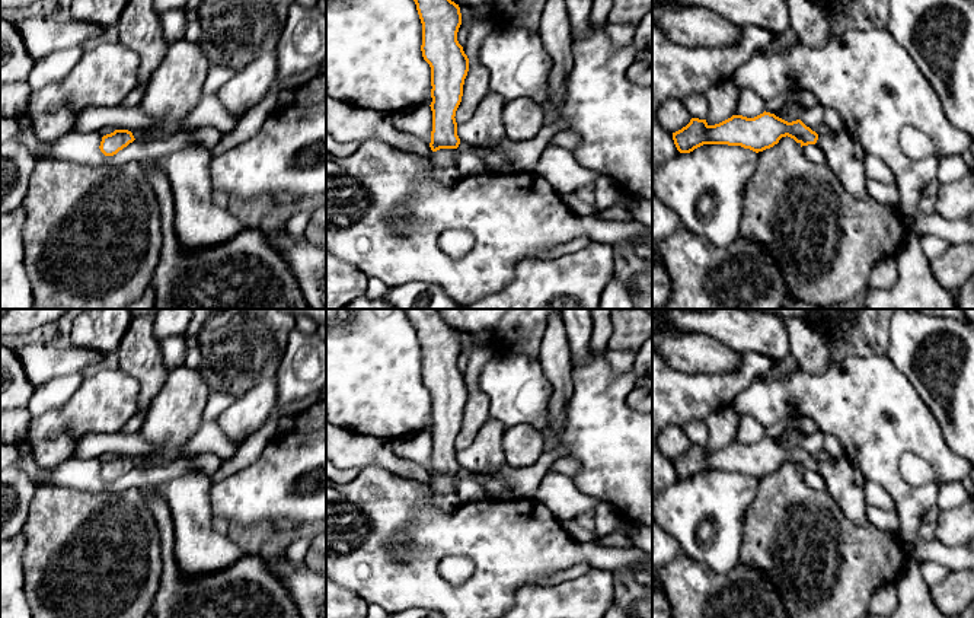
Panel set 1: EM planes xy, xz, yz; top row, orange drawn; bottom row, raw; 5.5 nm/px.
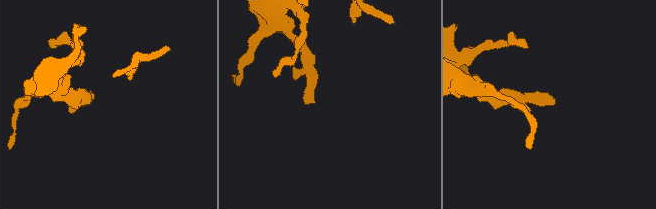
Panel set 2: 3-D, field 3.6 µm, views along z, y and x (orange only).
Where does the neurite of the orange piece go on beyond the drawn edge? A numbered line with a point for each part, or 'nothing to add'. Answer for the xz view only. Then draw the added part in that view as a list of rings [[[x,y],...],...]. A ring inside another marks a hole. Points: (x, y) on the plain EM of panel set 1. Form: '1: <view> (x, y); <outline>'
1: xz (443, 489); [[[440,475],[431,478],[427,485],[431,491],[431,500],[435,507],[451,512],[460,506],[460,500],[456,491],[457,475]]]

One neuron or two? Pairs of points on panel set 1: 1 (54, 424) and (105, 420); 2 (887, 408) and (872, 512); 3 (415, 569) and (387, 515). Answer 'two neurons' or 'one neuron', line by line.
1: one neuron
2: two neurons
3: one neuron

